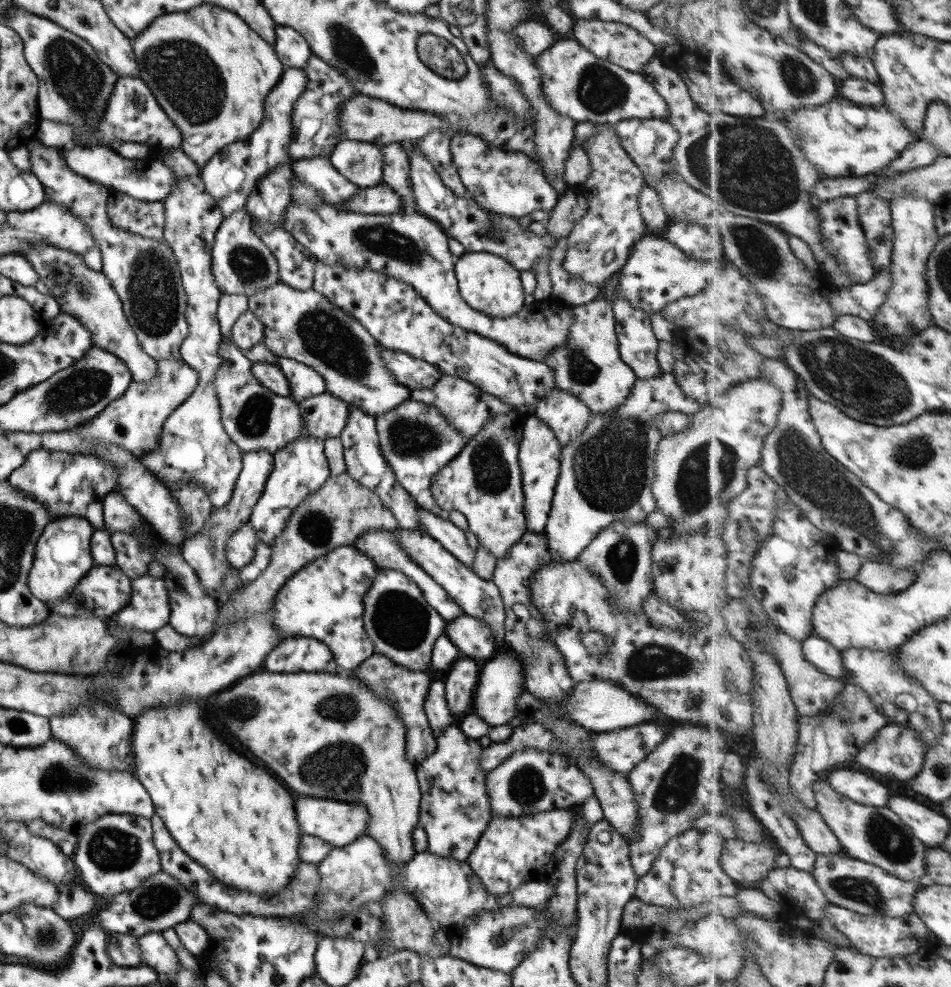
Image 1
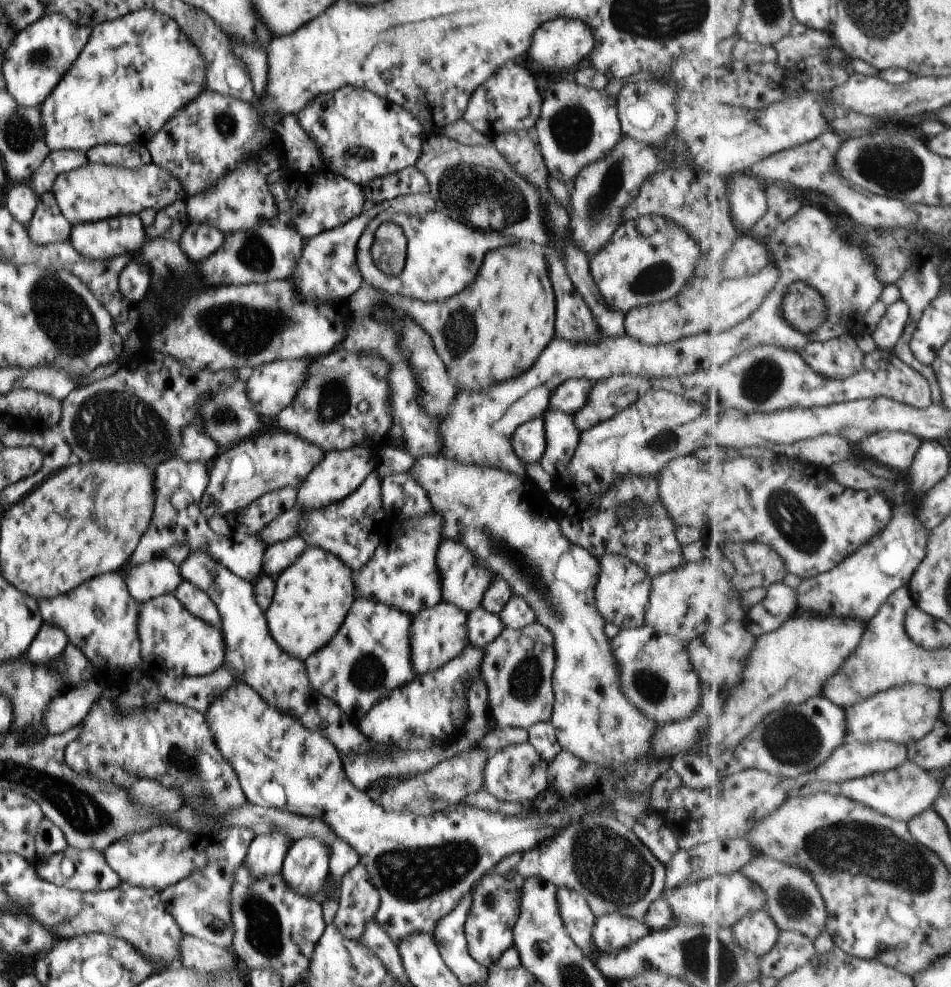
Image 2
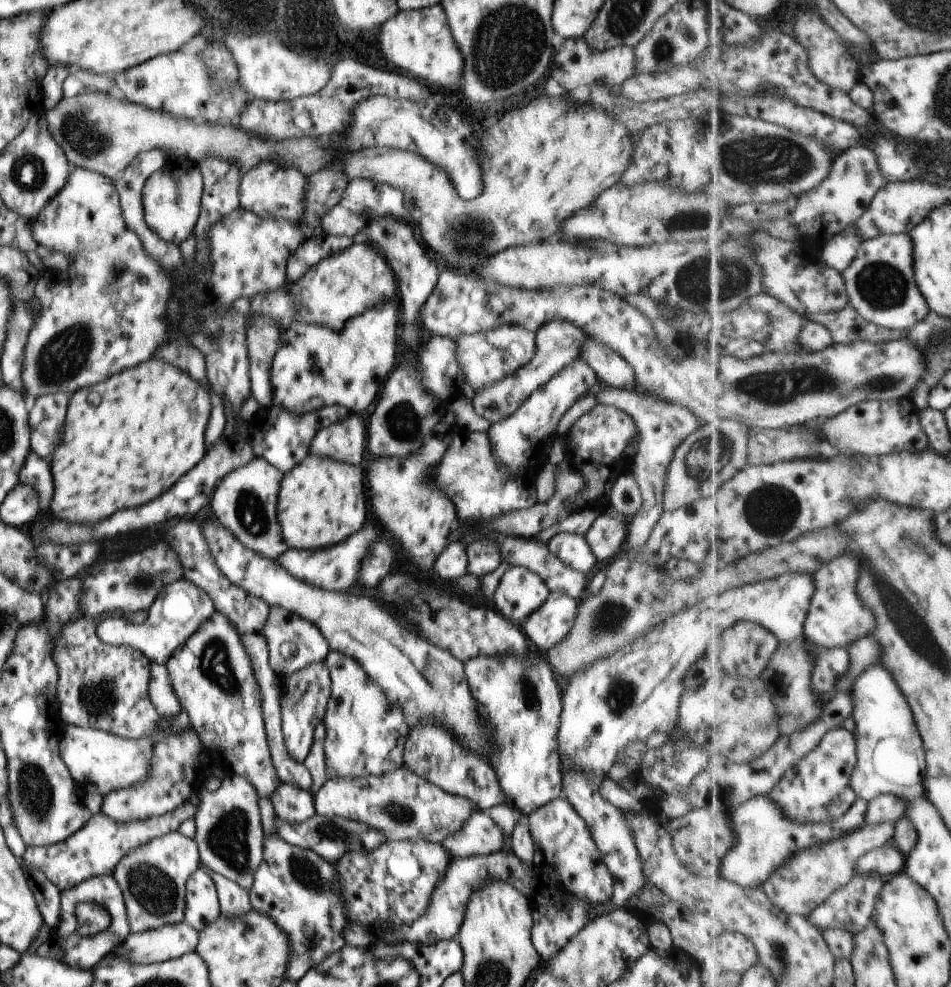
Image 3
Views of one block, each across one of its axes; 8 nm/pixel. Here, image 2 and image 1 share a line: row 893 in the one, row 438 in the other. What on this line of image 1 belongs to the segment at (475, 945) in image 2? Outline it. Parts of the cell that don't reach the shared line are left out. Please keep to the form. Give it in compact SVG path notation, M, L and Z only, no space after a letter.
M516 408L494 419L488 427L469 440L454 461L441 468L431 483L431 492L436 503L444 510L462 512L467 518L470 531L478 539L480 551L487 551L496 559L506 557L514 544L520 542L520 538L528 531L523 511L524 494L518 457L524 419L525 415L520 414Z

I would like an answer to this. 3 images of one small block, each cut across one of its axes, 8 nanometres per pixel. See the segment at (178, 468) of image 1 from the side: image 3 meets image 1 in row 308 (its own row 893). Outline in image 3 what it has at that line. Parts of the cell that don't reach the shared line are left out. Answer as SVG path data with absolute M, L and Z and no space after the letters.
M198 868L186 881L185 889L185 921L200 932L221 914L217 888L210 875Z

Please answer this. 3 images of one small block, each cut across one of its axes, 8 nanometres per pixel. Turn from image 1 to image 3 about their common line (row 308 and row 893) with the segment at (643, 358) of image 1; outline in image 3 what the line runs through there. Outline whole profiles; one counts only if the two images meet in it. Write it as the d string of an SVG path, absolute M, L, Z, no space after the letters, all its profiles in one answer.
M580 771L562 772L562 795L574 807L574 810L582 817L586 823L598 850L600 851L602 862L608 867L613 876L613 896L611 898L614 906L618 910L628 912L630 906L628 902L632 900L634 894L638 894L647 884L647 878L643 873L643 864L634 842L633 832L624 814L617 807L600 795L599 786L602 777L590 777L587 773Z

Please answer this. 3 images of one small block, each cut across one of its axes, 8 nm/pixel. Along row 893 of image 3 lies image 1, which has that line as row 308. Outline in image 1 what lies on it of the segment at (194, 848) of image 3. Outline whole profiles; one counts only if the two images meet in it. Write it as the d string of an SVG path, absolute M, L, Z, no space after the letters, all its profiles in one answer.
M36 141L30 145L29 158L32 162L31 172L44 185L46 200L68 208L75 218L90 228L92 238L102 252L101 271L118 294L124 314L142 350L155 360L182 359L180 345L188 334L185 315L187 296L172 248L164 240L156 241L112 225L107 214L111 189L74 173L66 165L59 147L46 146Z

